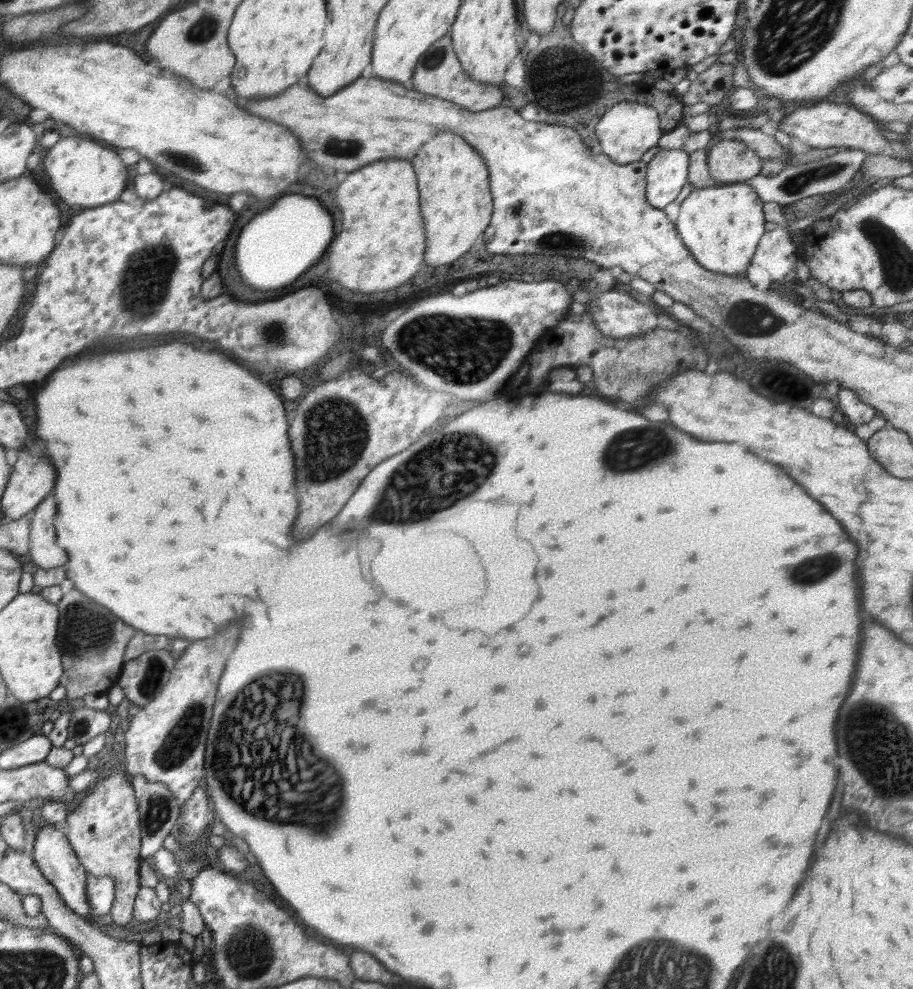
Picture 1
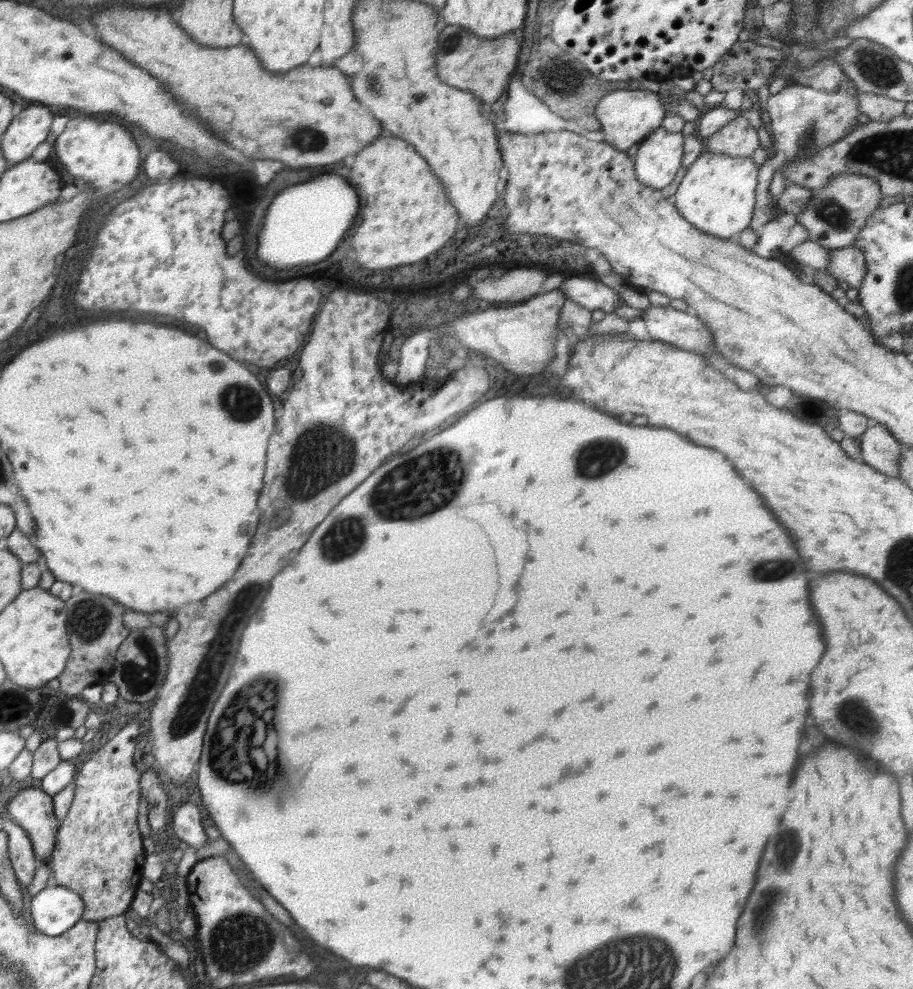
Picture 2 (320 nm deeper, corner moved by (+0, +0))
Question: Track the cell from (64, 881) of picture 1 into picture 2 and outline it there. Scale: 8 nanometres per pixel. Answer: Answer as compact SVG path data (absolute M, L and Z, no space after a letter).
M26 787L17 792L6 808L10 820L28 833L38 864L49 864L61 826L56 817L53 796L42 788Z

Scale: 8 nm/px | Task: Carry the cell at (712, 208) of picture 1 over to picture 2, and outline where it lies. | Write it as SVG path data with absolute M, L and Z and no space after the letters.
M706 150L686 169L672 203L699 231L721 239L734 239L749 227L755 205L759 167L751 157L731 157Z

